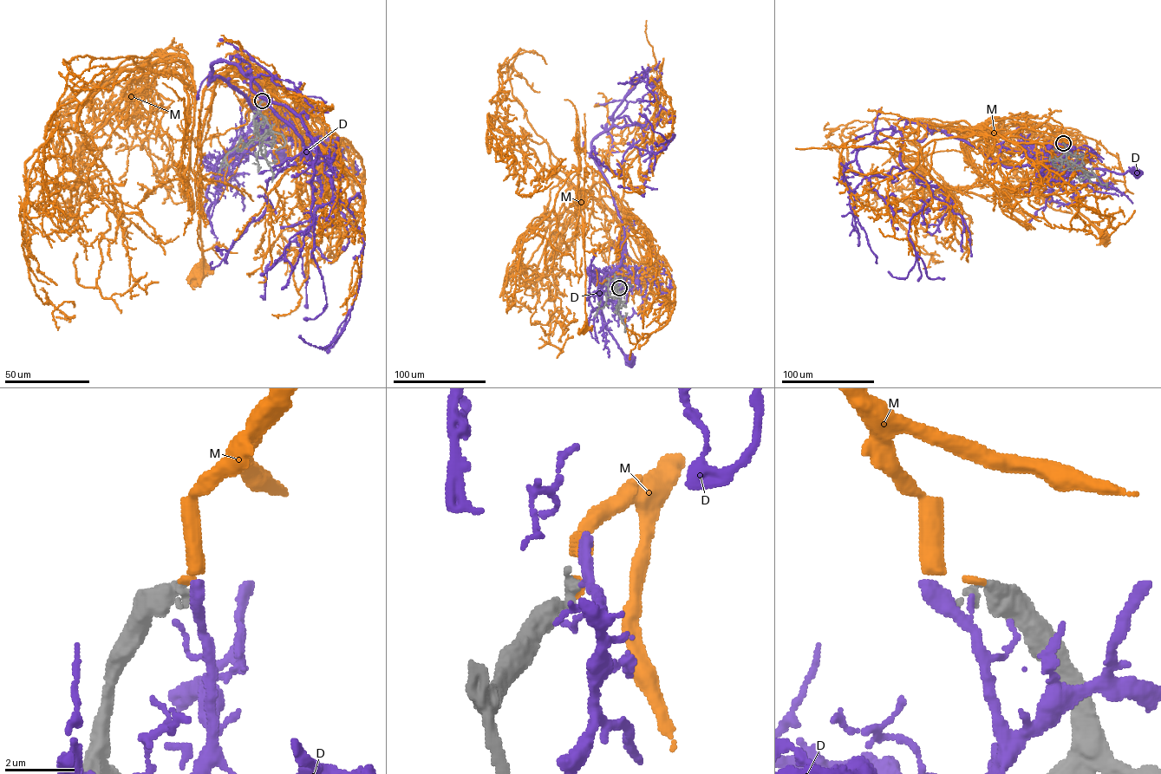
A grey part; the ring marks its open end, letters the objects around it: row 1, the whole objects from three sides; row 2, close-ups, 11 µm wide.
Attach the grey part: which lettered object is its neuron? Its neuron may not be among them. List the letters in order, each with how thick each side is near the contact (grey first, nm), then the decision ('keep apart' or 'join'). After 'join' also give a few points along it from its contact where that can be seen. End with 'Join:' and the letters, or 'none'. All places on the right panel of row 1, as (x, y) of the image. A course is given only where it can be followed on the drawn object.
D: calibres 280 and 180 nm; keep apart
M: calibres 500 and 200 nm; join; course (1063, 143), (1026, 127), (1000, 136), (974, 128), (965, 137), (991, 186), (1008, 195), (1053, 191), (1104, 237)
Join: M

